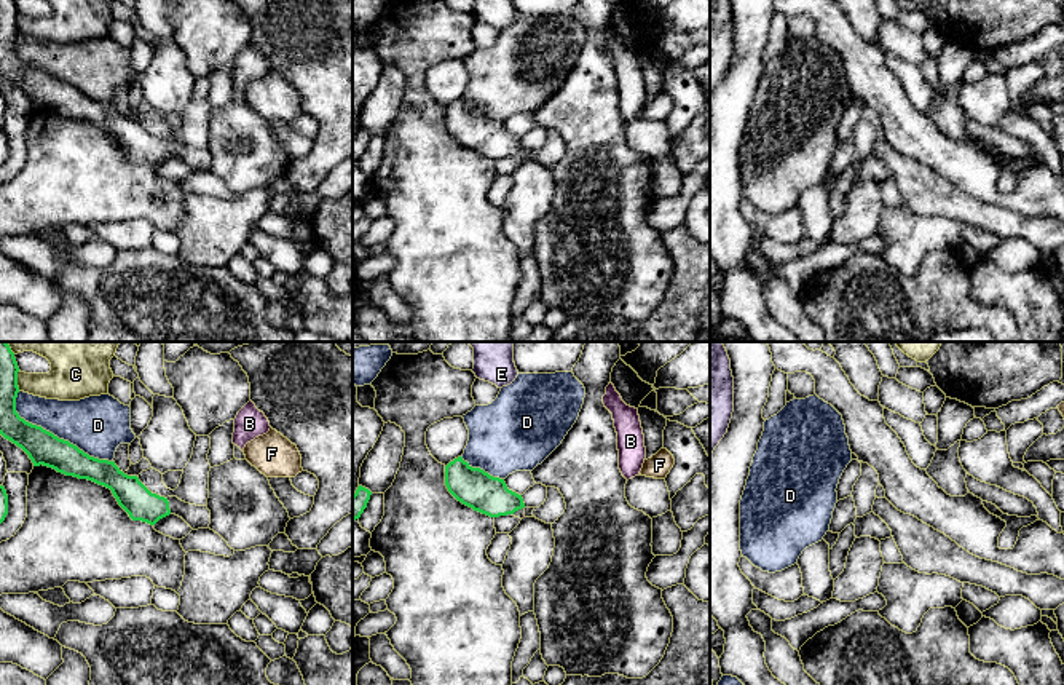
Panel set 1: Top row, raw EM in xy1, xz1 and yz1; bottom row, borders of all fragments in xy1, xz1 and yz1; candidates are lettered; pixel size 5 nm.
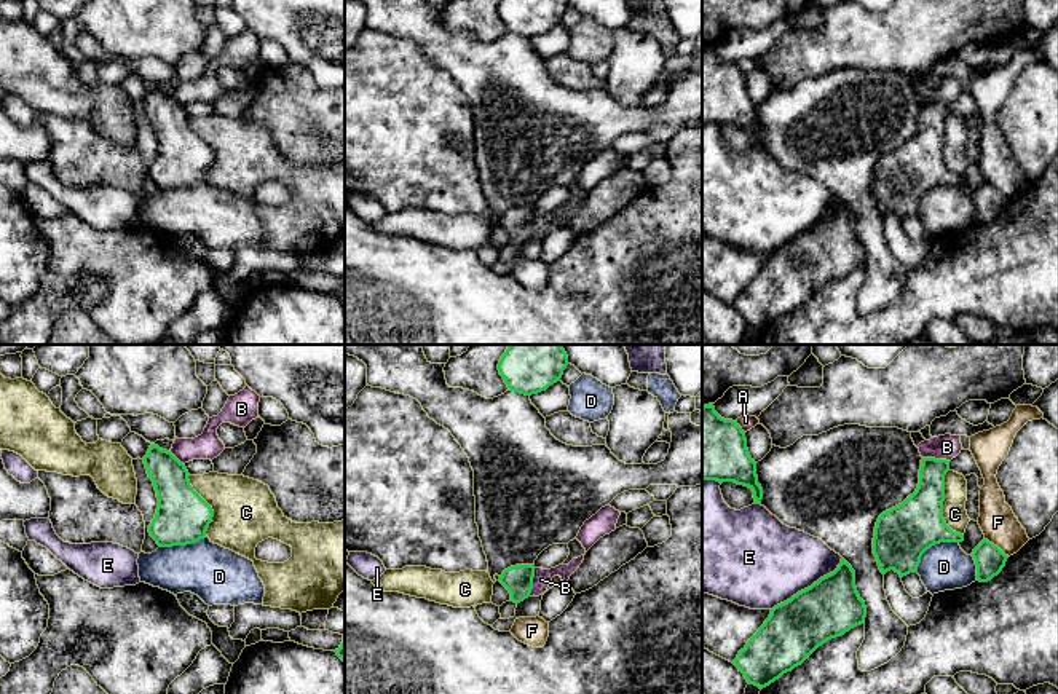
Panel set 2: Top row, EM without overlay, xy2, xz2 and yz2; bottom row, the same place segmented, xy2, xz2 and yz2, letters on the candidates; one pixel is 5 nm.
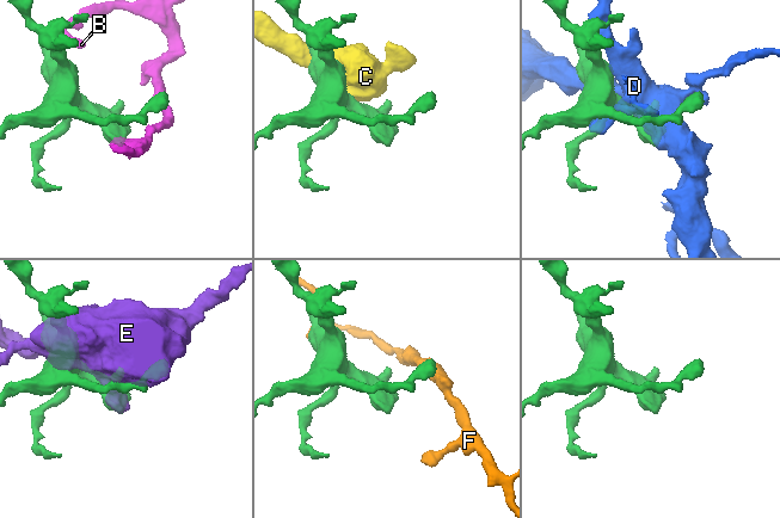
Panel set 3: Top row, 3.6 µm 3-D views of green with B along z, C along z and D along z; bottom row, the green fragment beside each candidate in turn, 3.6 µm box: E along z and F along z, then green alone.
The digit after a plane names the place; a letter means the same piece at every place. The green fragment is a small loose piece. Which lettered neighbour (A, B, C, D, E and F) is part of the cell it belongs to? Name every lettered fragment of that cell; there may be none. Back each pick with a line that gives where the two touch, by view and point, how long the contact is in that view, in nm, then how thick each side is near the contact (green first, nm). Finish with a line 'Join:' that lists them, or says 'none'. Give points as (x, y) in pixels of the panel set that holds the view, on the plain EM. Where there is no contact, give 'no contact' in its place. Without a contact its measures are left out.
Join: none

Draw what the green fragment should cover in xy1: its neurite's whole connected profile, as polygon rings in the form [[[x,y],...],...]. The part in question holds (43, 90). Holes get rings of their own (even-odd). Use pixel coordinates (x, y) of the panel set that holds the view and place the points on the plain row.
[[[0,0],[0,77],[21,89],[33,109],[43,107],[65,118],[88,121],[110,131],[132,163],[155,168],[160,161],[175,156],[193,172],[209,171],[207,148],[152,136],[137,118],[124,117],[115,104],[89,99],[69,83],[21,61],[16,54],[18,14],[16,0]]]

